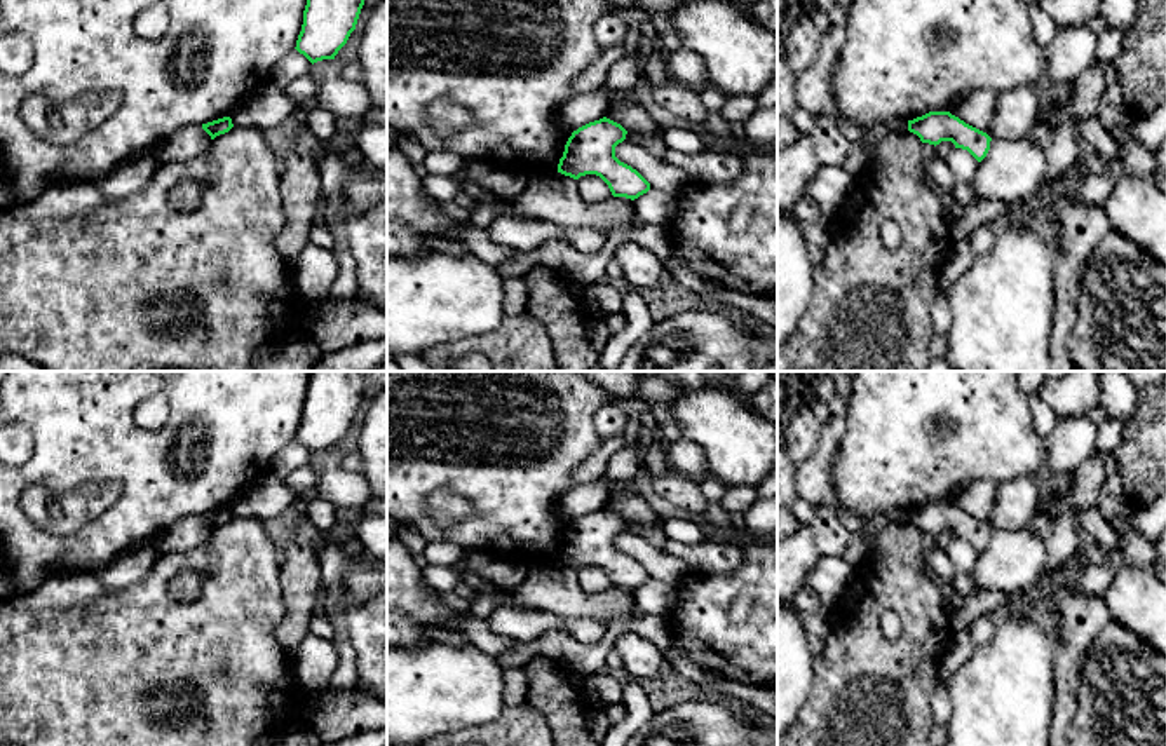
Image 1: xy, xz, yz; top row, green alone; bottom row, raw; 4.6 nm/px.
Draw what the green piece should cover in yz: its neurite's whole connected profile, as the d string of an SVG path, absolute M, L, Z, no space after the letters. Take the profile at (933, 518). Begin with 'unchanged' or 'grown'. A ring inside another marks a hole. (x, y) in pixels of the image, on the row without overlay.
unchanged; M929 502L908 511L908 521L917 525L922 533L934 537L941 532L952 532L955 539L967 540L978 553L986 547L992 532L986 523L966 514L950 502Z

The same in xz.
unchanged; M607 507L579 518L565 535L558 563L573 570L596 565L614 587L638 589L650 580L650 573L615 547L615 537L626 530L626 525L620 514Z

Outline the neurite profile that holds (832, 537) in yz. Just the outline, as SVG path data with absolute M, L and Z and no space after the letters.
M824 505L814 507L814 518L809 526L814 532L816 544L823 556L844 554L851 530L840 523L831 509Z

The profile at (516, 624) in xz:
M500 607L486 621L493 634L512 641L533 641L549 631L566 631L584 645L601 643L608 624L594 619L558 619L547 612L526 612L521 608Z

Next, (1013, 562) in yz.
M992 528L971 577L980 591L1034 598L1046 584L1046 553L1046 539L1028 528L1020 532Z

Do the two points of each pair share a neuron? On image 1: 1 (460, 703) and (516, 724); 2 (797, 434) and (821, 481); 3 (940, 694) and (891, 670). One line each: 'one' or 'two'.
1: two
2: two
3: two

